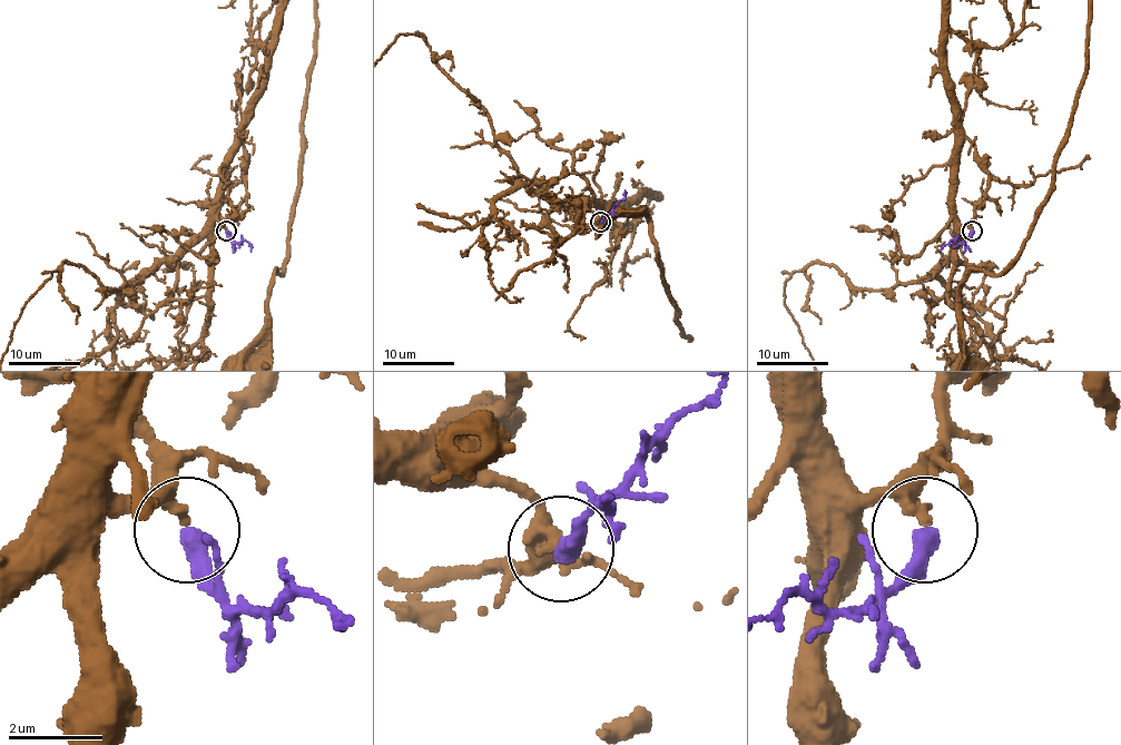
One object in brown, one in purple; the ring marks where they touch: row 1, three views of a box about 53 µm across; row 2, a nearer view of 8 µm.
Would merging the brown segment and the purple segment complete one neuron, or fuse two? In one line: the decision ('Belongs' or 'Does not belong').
Belongs

